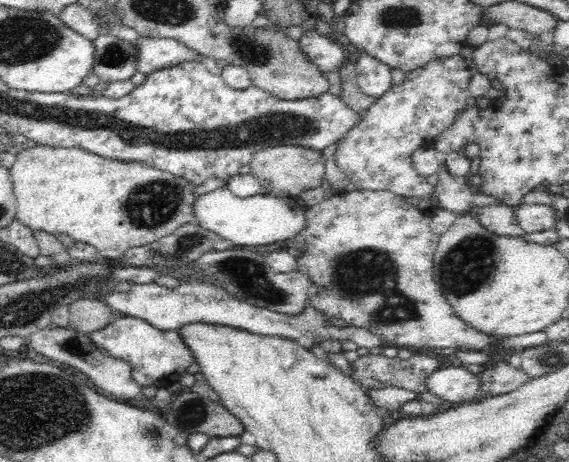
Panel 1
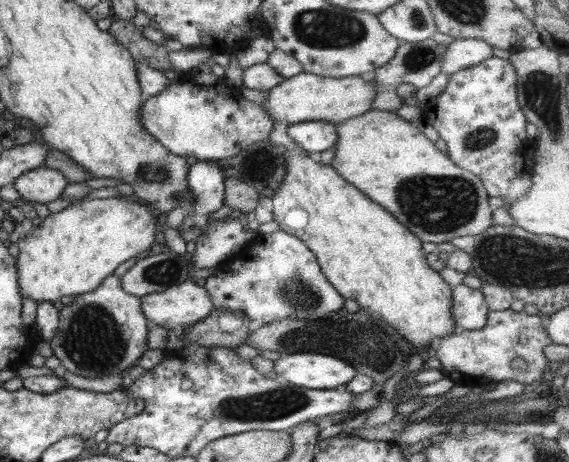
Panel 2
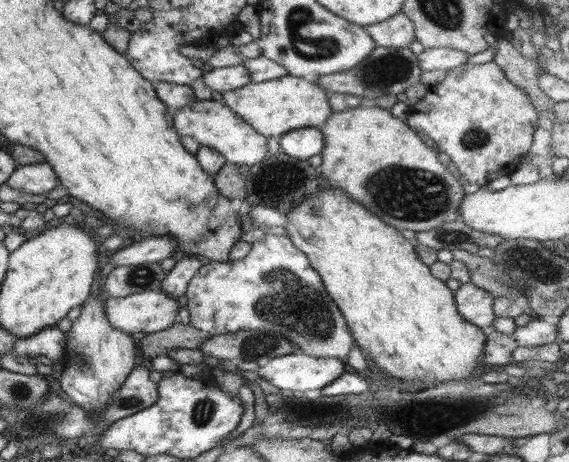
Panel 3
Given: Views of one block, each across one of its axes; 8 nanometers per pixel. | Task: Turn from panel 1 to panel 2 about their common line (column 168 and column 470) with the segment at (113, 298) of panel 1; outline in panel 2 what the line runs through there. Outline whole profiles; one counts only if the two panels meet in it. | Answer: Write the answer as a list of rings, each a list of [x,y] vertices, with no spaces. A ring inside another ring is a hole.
[[[464,284],[451,287],[453,292],[452,312],[460,329],[480,330],[486,326],[488,308],[485,296],[480,289],[468,288]]]

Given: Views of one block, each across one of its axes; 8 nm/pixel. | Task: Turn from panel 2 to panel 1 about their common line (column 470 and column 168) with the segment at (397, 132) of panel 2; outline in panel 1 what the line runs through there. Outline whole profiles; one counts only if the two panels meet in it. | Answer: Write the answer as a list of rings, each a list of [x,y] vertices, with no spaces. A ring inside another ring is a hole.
[[[36,145],[35,147],[25,149],[18,146],[16,160],[9,171],[12,179],[13,193],[14,196],[16,196],[16,201],[18,202],[16,219],[20,223],[30,228],[33,232],[42,231],[52,235],[64,234],[75,242],[82,242],[94,246],[94,248],[100,251],[102,256],[105,256],[113,262],[119,261],[121,256],[129,249],[148,246],[148,244],[157,242],[160,238],[174,234],[176,230],[180,229],[180,226],[190,224],[196,220],[192,213],[194,200],[198,198],[198,196],[195,196],[194,193],[192,193],[196,184],[192,184],[191,182],[184,180],[184,177],[178,178],[177,176],[166,172],[166,170],[160,170],[155,166],[136,164],[136,162],[134,162],[134,164],[132,164],[132,162],[118,162],[118,160],[104,158],[97,154],[92,154],[87,150],[82,150],[81,148],[52,148],[51,146]]]

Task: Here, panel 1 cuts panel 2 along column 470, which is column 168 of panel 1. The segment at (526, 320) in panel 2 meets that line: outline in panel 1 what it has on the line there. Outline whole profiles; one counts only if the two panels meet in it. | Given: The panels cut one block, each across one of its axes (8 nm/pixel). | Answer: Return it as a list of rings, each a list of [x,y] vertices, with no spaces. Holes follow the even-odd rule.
[[[124,315],[113,323],[90,334],[93,344],[113,358],[124,359],[132,365],[132,379],[140,386],[167,388],[186,374],[186,368],[195,362],[192,352],[180,337],[178,329],[160,330],[144,319]]]

